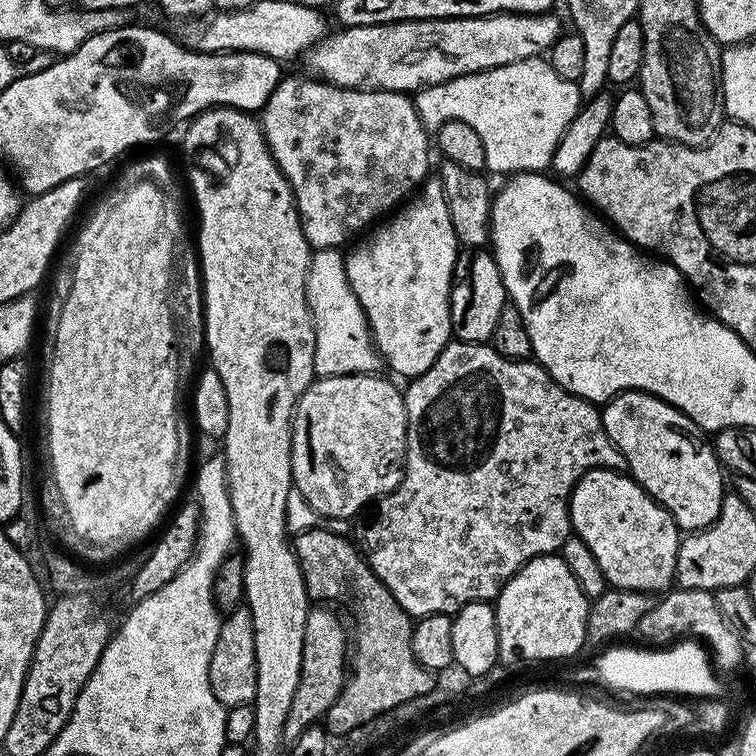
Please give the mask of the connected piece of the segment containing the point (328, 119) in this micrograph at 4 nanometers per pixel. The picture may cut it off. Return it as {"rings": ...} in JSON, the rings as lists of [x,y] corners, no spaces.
{"rings":[[[308,74],[303,75],[285,75],[274,94],[270,94],[262,110],[264,137],[274,162],[292,188],[292,198],[300,212],[300,225],[309,245],[316,250],[339,249],[357,234],[375,225],[385,214],[403,205],[429,179],[430,136],[416,113],[411,95],[386,90],[343,88]]]}

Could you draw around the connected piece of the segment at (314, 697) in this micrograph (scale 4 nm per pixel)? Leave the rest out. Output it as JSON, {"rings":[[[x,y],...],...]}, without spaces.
{"rings":[[[316,606],[306,618],[306,634],[302,642],[302,674],[298,678],[298,690],[294,690],[294,702],[290,702],[290,714],[286,714],[284,744],[292,745],[302,730],[315,728],[334,706],[338,694],[344,689],[346,665],[350,660],[350,632],[328,609]]]}

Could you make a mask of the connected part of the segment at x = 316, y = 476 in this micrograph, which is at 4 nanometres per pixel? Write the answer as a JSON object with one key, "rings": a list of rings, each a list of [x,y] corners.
{"rings":[[[353,374],[350,376],[322,376],[313,379],[312,385],[302,393],[296,403],[292,415],[292,482],[295,491],[299,492],[302,499],[315,510],[317,517],[328,520],[344,520],[347,516],[355,514],[359,508],[364,508],[368,503],[379,501],[380,497],[393,492],[402,482],[404,477],[404,456],[408,452],[408,419],[404,405],[404,393],[395,388],[386,377],[381,374]]]}

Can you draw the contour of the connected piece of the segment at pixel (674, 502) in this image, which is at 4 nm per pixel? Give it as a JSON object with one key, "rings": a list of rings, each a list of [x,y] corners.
{"rings":[[[620,392],[603,405],[600,417],[606,434],[612,439],[612,445],[626,458],[627,471],[632,479],[641,484],[672,515],[681,533],[701,532],[703,528],[712,525],[718,518],[726,495],[725,473],[719,458],[716,457],[715,447],[703,428],[699,428],[691,418],[672,404],[659,400],[657,396],[651,396],[649,392]]]}

